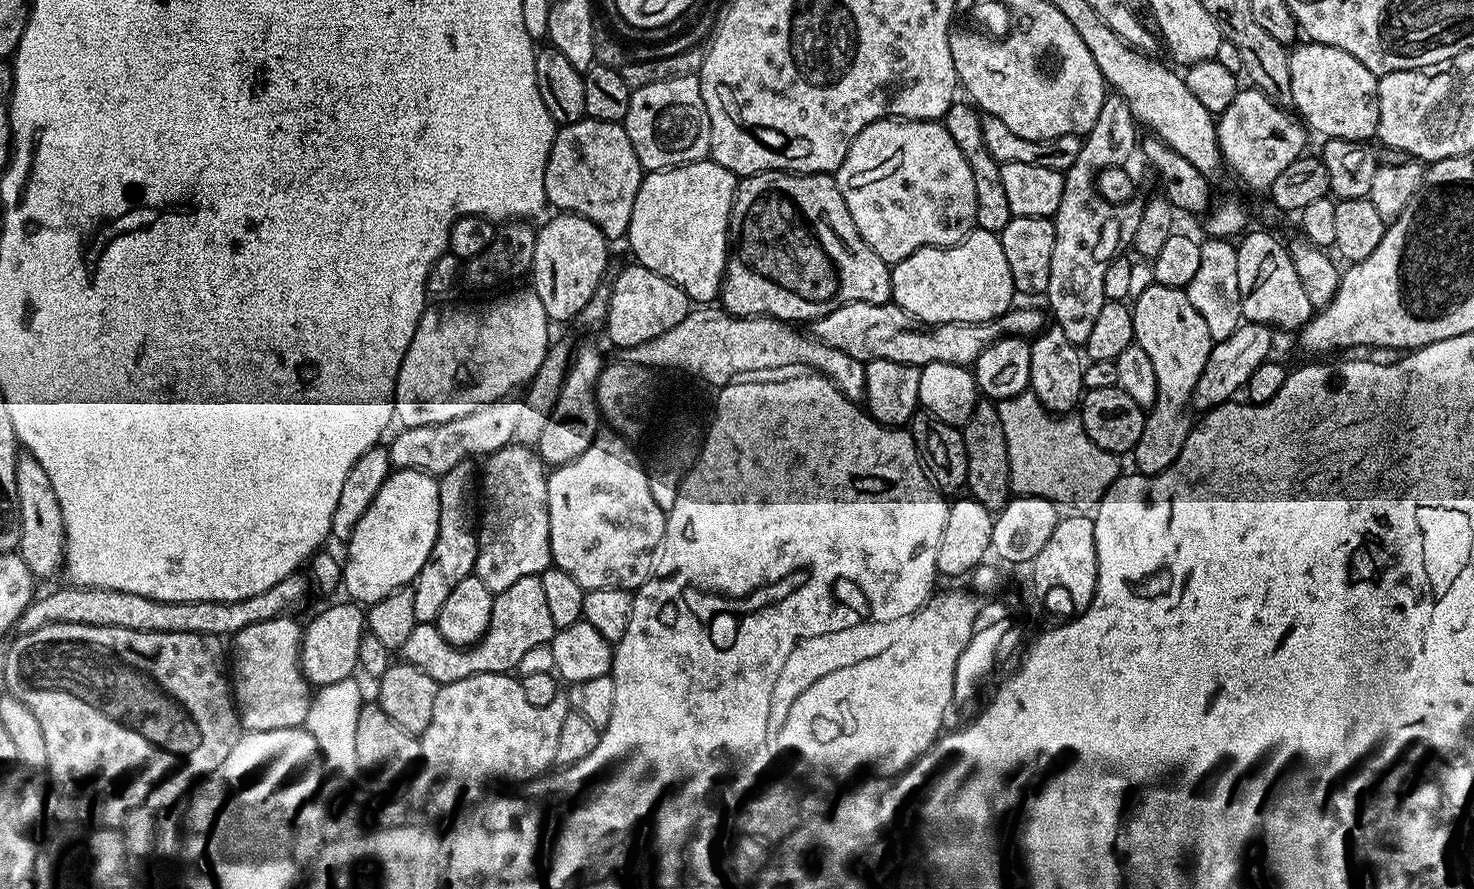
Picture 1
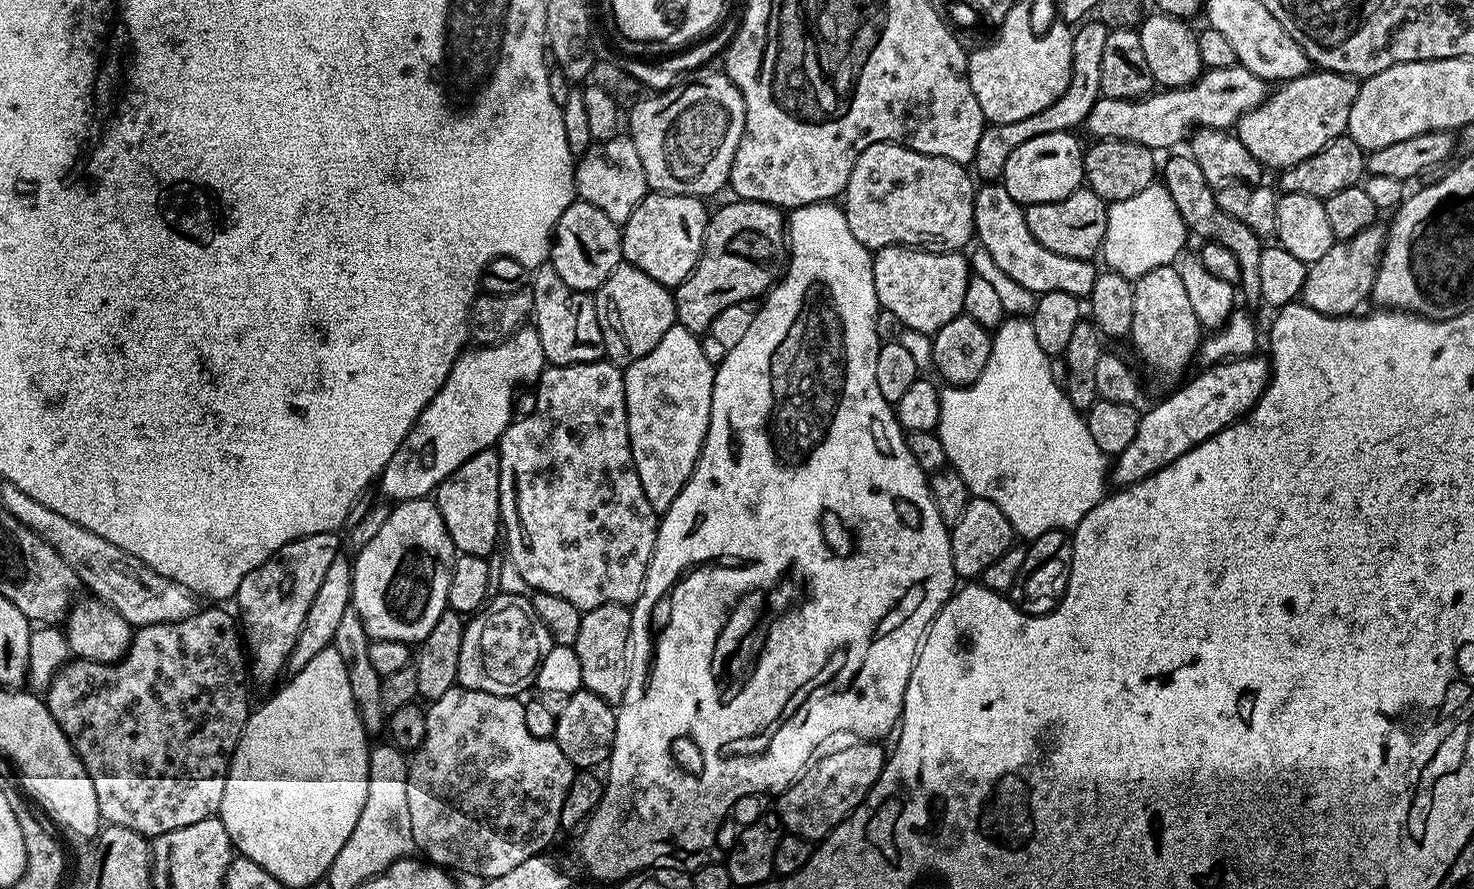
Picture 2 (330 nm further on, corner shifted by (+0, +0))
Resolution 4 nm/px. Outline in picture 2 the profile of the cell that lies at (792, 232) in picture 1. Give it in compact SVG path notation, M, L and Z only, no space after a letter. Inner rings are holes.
M757 200L731 201L708 217L708 229L704 235L704 251L690 275L674 290L676 319L679 327L697 334L704 331L723 314L727 308L743 300L763 297L773 284L779 281L786 267L786 216L775 204L763 204Z

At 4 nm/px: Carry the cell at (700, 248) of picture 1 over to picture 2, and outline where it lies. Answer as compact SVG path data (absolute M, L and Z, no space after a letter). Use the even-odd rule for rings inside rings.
M652 192L645 196L622 226L623 259L650 274L654 282L675 290L694 270L704 251L704 235L710 215L704 204L699 196L675 196L669 192Z

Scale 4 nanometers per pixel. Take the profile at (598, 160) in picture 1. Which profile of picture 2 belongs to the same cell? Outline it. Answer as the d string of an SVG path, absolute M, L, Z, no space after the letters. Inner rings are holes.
M624 134L612 140L593 142L584 155L575 161L574 183L579 199L590 202L590 206L598 206L598 210L602 210L610 222L621 226L650 192L646 170L642 170L642 158L638 158L634 142Z

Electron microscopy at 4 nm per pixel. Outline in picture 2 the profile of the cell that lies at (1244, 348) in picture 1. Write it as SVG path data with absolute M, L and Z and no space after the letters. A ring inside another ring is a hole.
M1373 226L1362 234L1354 234L1354 238L1349 240L1337 240L1324 257L1308 265L1302 293L1303 304L1327 316L1353 315L1359 309L1356 307L1371 297L1374 278L1378 274L1384 253L1385 239L1385 229Z

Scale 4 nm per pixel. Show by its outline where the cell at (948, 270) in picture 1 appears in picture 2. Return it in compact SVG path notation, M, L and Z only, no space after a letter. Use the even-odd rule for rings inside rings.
M915 246L881 248L873 255L874 290L883 311L904 323L905 329L935 334L964 310L968 264L960 252L925 252Z

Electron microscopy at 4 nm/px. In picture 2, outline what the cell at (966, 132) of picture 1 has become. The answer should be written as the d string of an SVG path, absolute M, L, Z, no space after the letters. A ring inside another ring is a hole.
M1102 71L1099 72L1076 72L1070 78L1068 89L1046 110L1038 110L1038 114L1030 114L1030 118L1022 118L1022 122L1010 122L1009 124L988 124L985 127L982 138L978 138L978 150L974 161L974 172L981 181L996 182L1004 175L1006 161L1010 154L1022 146L1022 142L1030 142L1030 138L1038 138L1038 134L1054 134L1055 132L1072 132L1076 127L1087 121L1094 102L1099 100L1102 93L1100 83L1102 82Z

